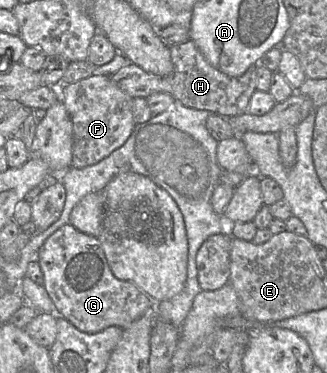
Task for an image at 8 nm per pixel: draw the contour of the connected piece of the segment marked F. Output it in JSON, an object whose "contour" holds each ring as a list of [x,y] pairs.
{"contour":[[[91,75],[86,79],[59,86],[57,89],[73,125],[72,167],[84,168],[94,165],[127,141],[136,125],[132,111],[133,98],[121,90],[111,76]]]}

